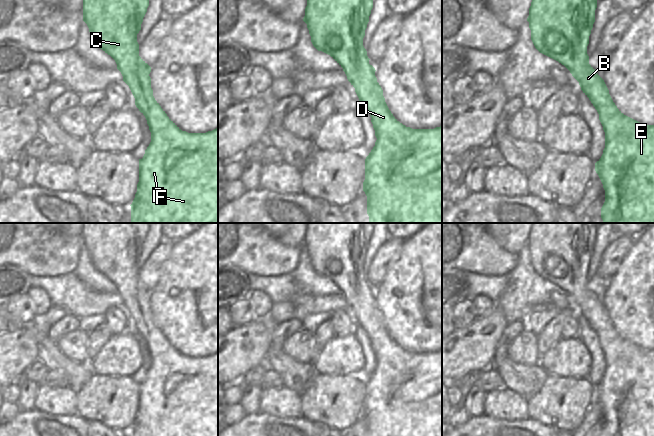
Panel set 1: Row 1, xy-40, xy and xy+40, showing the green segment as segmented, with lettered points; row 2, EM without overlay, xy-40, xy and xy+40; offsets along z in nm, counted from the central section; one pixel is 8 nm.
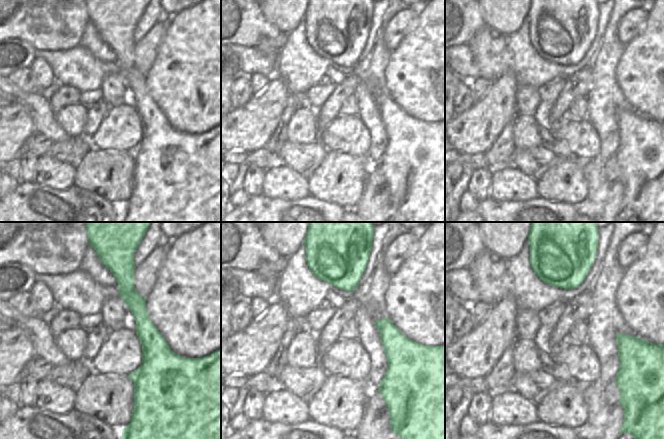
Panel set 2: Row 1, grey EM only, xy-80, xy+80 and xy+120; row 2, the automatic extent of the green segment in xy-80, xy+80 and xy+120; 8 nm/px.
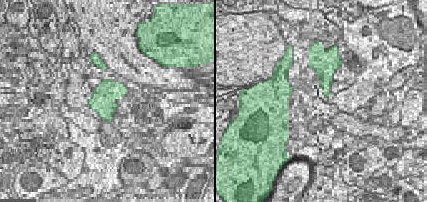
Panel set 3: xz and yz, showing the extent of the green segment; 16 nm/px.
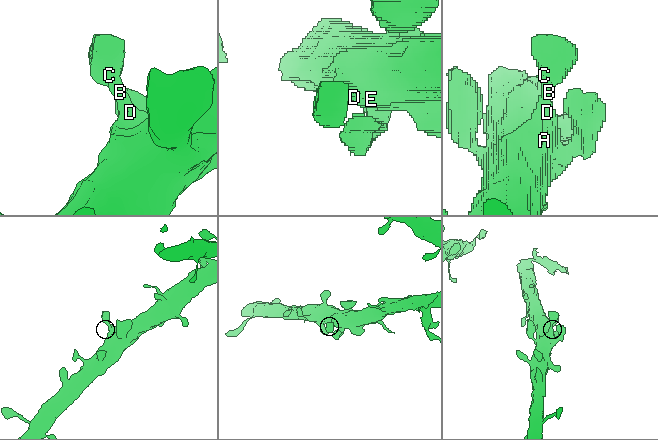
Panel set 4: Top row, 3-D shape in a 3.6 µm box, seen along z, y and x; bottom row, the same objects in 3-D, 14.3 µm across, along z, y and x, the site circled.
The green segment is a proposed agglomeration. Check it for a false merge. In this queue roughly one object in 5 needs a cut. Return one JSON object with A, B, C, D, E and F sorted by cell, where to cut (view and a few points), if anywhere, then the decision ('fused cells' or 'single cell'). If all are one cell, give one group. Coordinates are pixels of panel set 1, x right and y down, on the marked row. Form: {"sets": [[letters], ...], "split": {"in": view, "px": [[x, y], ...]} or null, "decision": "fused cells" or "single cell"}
{"sets": [["A", "B", "C", "D", "E", "F"]], "split": null, "decision": "single cell"}

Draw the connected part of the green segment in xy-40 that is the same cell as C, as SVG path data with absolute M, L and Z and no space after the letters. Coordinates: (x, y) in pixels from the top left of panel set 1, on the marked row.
M83 0L83 21L87 24L91 38L95 45L110 55L117 64L117 69L123 76L123 81L129 86L134 98L135 105L145 116L151 132L151 142L142 159L139 159L139 182L137 192L131 206L132 223L218 223L218 128L206 133L188 133L182 131L165 113L153 96L151 78L149 76L151 67L139 56L139 44L137 34L141 30L143 18L147 12L149 0Z

